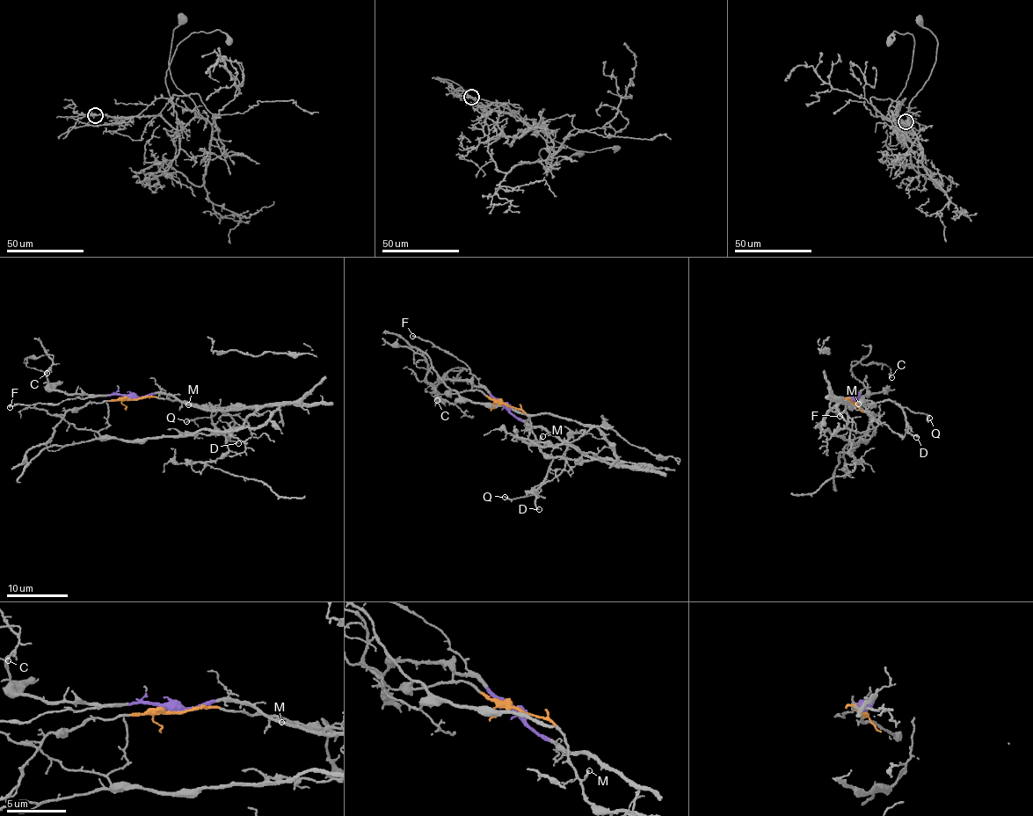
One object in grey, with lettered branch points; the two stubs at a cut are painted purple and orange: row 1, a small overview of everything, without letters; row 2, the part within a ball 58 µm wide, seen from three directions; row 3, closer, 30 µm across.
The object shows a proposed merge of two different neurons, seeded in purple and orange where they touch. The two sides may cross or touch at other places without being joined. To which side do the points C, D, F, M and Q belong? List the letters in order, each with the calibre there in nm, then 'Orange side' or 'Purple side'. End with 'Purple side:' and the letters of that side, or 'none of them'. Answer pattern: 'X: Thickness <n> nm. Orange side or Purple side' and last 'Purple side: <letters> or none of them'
C: Thickness 100 nm. Purple side
D: Thickness 140 nm. Orange side
F: Thickness 180 nm. Purple side
M: Thickness 190 nm. Orange side
Q: Thickness 180 nm. Orange side
Purple side: C, F

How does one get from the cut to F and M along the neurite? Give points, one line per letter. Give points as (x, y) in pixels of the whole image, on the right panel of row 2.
F: (853, 401), (854, 398), (838, 404), (835, 411), (840, 416)
M: (852, 401), (847, 398), (866, 399), (858, 404)

